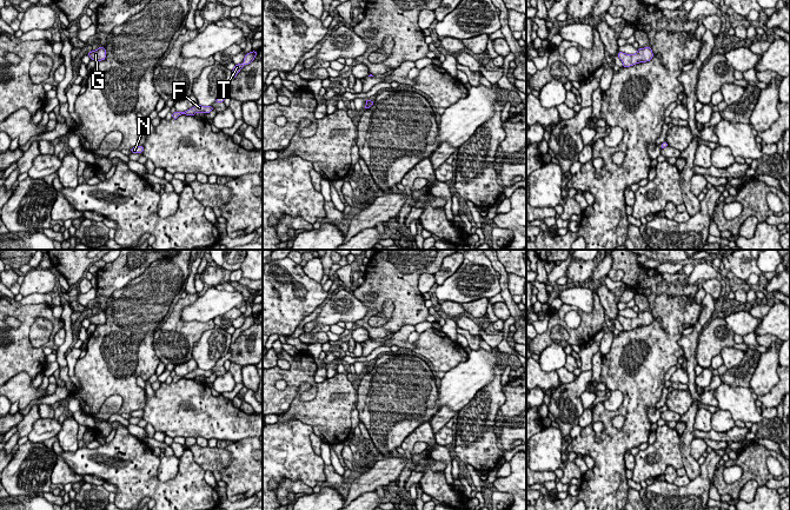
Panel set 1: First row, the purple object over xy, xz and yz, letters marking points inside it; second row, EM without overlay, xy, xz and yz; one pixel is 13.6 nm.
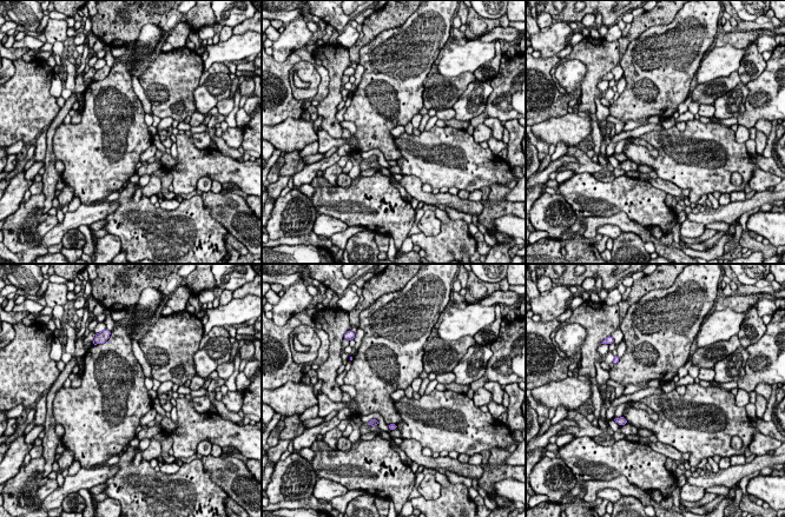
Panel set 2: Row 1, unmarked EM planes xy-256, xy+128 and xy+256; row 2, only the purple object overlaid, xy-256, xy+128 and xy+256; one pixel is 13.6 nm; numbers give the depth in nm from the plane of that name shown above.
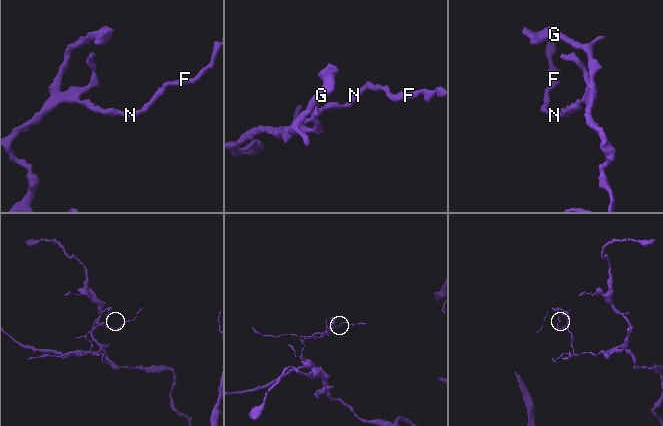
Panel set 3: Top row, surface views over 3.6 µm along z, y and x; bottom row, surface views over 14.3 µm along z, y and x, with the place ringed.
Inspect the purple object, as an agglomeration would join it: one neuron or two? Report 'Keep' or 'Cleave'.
Keep

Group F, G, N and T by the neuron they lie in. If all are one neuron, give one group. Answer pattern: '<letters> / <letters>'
F G N T

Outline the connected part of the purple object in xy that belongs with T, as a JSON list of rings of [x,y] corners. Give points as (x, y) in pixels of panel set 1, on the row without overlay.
[[[253,314],[253,316],[245,318],[244,326],[234,330],[231,343],[234,343],[237,340],[237,338],[240,336],[240,333],[244,331],[245,327],[248,329],[252,326],[254,324],[257,317],[258,316]]]

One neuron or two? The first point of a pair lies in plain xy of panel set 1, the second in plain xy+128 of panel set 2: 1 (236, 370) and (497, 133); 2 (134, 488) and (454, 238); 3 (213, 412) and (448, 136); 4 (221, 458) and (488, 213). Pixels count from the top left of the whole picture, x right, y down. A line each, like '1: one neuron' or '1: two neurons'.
1: one neuron
2: one neuron
3: one neuron
4: two neurons

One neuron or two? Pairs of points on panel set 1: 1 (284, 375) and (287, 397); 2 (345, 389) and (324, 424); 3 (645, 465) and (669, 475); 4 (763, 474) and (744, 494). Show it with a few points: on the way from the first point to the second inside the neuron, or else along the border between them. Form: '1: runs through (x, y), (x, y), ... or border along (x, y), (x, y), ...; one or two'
1: runs through (290, 381), (290, 391); one
2: runs through (345, 397), (345, 403), (332, 416); one
3: border along (676, 469), (669, 465), (663, 474); two
4: border along (757, 481), (750, 479), (741, 489), (738, 496); two

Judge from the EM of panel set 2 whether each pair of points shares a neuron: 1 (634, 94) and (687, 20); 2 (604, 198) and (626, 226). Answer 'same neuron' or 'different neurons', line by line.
1: same neuron
2: different neurons

